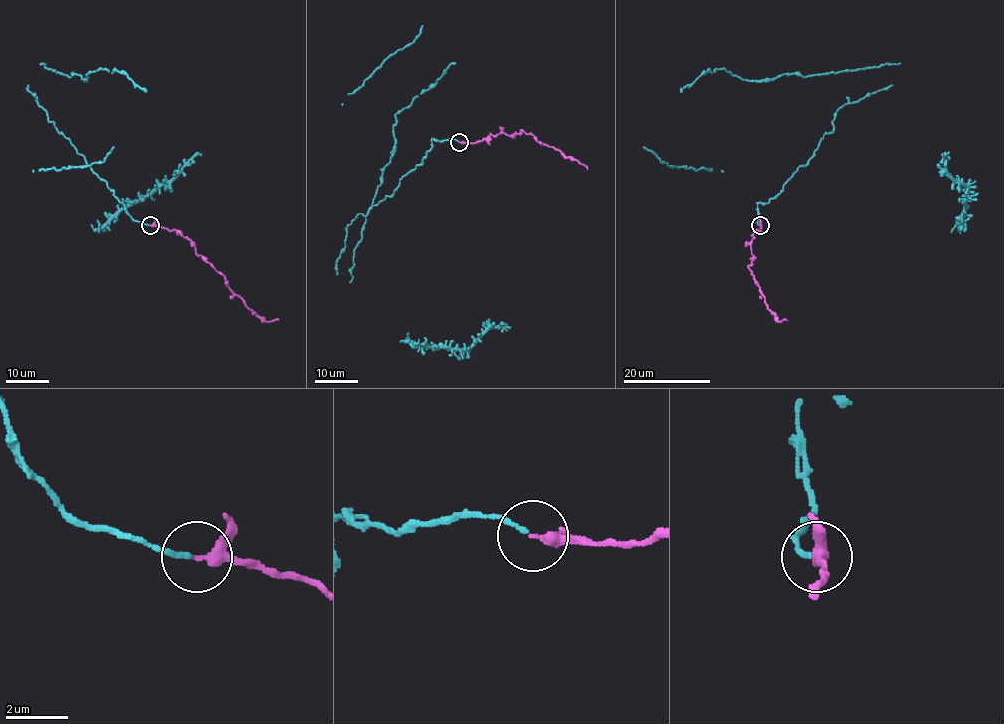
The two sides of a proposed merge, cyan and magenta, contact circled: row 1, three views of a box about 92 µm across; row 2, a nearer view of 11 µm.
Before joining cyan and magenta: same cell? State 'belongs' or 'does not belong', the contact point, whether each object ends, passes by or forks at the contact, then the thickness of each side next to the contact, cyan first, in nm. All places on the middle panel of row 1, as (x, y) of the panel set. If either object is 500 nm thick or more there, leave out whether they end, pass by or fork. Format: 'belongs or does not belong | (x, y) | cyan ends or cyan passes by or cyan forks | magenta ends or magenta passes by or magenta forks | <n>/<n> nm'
belongs | (459, 142) | cyan ends | magenta passes by | 150/280 nm

